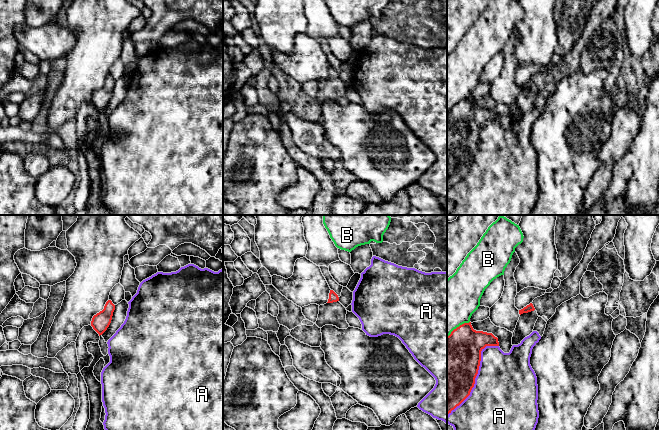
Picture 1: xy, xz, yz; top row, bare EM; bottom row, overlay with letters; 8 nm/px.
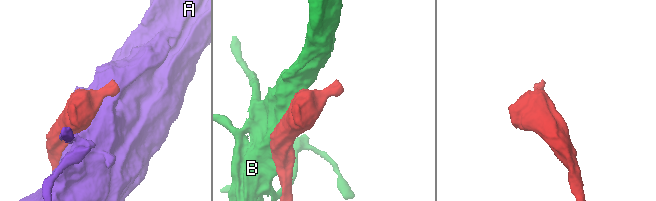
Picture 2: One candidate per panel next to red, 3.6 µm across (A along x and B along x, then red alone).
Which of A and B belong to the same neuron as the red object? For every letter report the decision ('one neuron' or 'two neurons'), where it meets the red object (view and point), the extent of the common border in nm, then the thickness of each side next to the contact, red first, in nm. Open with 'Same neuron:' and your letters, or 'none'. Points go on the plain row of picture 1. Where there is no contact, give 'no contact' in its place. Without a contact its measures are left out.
Same neuron: none
A: two neurons; contact yz (476, 151); length 700 nm; calibres 480 and 500 nm
B: two neurons; contact yz (459, 102); length 220 nm; calibres 380 and 400 nm

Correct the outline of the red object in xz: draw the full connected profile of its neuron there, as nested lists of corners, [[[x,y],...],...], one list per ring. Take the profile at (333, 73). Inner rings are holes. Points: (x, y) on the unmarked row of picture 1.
[[[330,66],[328,78],[319,82],[319,90],[316,101],[322,104],[325,101],[333,101],[339,105],[347,105],[346,84],[339,78],[338,71]]]

